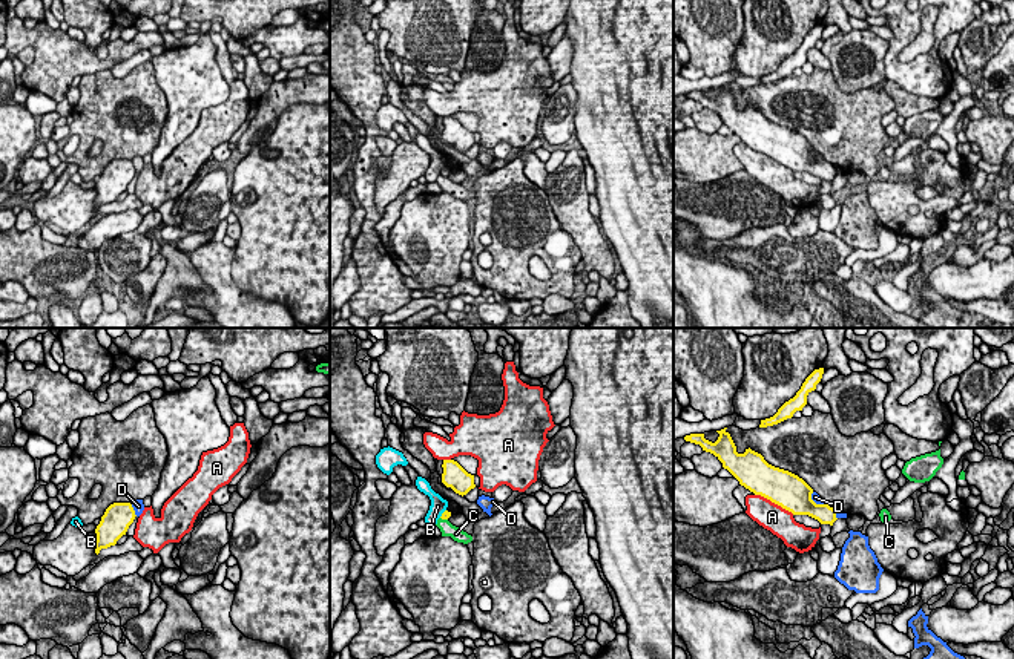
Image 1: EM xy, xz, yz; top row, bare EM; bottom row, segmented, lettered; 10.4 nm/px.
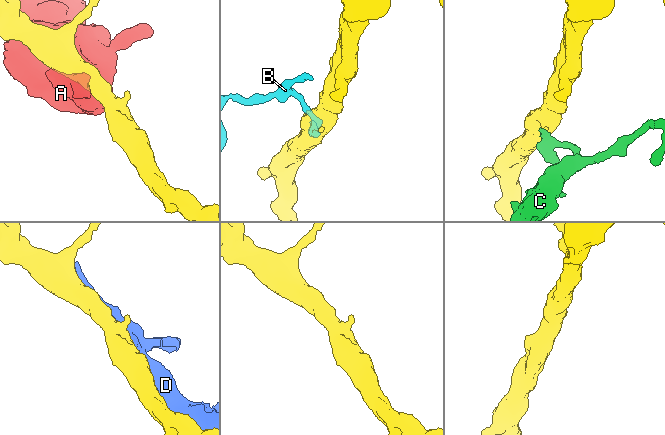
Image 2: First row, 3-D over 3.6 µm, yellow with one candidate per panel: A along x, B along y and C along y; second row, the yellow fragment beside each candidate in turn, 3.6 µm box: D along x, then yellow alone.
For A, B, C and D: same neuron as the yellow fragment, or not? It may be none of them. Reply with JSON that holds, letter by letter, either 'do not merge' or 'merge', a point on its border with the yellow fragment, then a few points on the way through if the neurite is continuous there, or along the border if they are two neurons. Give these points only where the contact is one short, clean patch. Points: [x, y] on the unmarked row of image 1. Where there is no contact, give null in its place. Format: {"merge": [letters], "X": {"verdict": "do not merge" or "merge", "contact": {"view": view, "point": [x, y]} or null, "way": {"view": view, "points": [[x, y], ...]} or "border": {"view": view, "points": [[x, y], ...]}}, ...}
{"merge": [], "A": {"verdict": "do not merge", "contact": {"view": "yz", "point": [775, 160]}}, "B": {"verdict": "do not merge", "contact": {"view": "xz", "point": [442, 170]}}, "C": {"verdict": "do not merge", "contact": {"view": "xz", "point": [444, 175]}, "border": {"view": "xz", "points": [[441, 173], [447, 177]]}}, "D": {"verdict": "do not merge", "contact": {"view": "xy", "point": [134, 167]}}}

